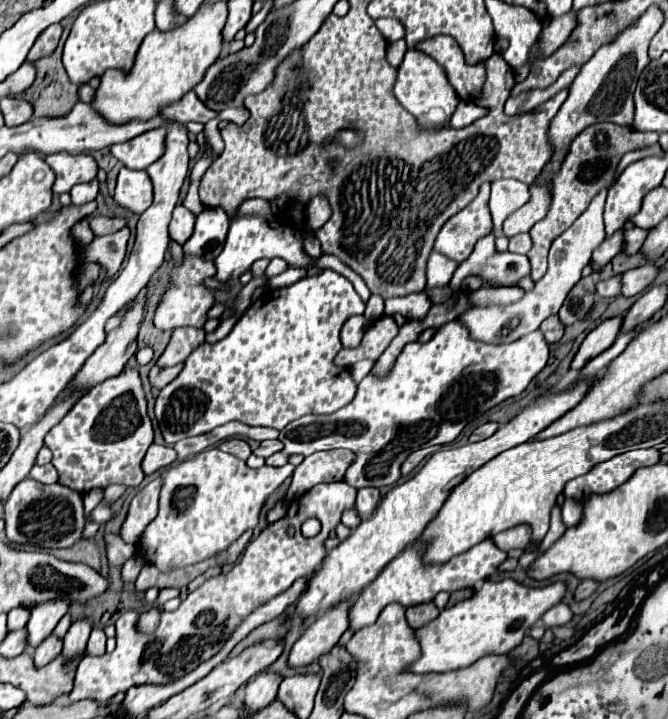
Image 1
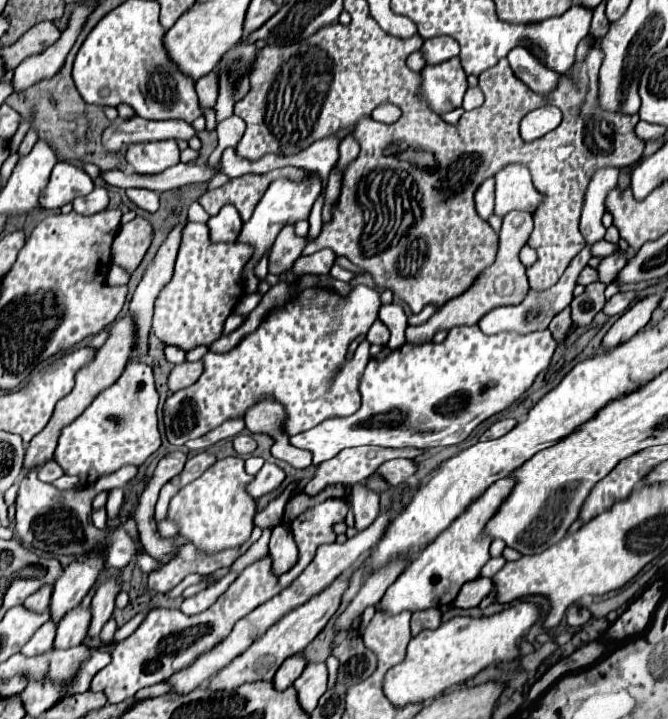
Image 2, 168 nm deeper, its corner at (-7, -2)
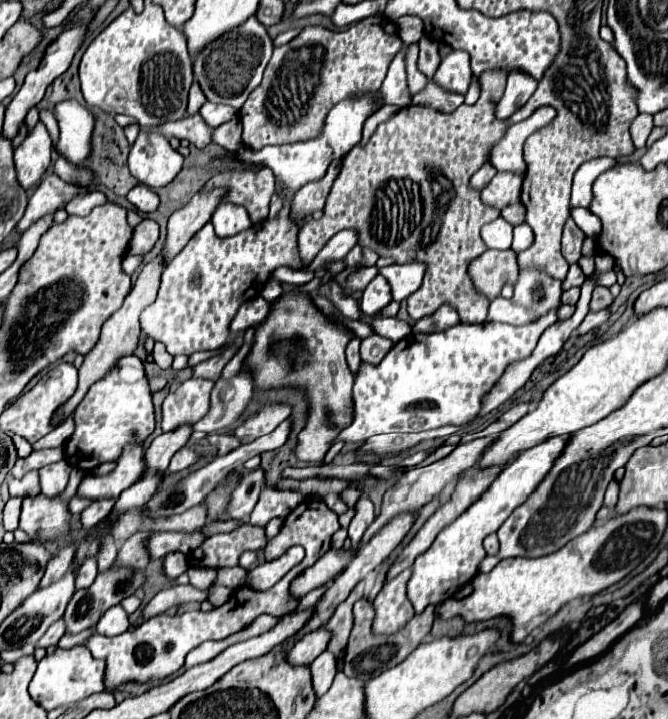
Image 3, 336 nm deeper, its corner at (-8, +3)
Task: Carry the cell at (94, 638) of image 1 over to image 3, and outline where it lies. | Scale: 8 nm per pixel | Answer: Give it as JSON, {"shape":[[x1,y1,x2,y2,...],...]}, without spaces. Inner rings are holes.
{"shape":[[112,606,100,618,96,632,102,634,102,636,116,636,120,632,126,632,128,626,130,626,130,622,128,622,128,614,124,612,124,608,122,606]]}

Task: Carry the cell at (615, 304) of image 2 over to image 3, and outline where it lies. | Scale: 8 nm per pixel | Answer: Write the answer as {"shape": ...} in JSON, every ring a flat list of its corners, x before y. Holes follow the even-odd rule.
{"shape":[[610,308,600,310,600,312,588,312,588,316,584,318,584,322,578,326,578,334,586,334,588,330,604,324,610,318]]}

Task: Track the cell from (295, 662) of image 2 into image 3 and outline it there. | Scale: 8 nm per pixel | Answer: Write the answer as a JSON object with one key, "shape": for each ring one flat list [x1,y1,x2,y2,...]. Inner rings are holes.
{"shape":[[324,628,306,634,288,652,288,662,292,666,308,666,308,662,312,662,312,658,316,658,320,652,326,650,328,640,330,640,330,634]]}

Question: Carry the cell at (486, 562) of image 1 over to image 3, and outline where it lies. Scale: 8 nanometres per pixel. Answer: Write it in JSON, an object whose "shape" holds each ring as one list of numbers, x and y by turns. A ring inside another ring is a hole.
{"shape":[[556,436,542,442,540,446,524,450,494,478,490,488,472,506,468,506,450,526,446,526,444,532,436,536,434,544,414,560,412,576,408,580,408,598,416,614,420,614,428,604,436,606,438,602,456,596,462,586,470,584,470,580,478,574,480,562,486,558,482,540,488,534,496,532,502,526,504,518,508,518,508,514,512,514,512,510,520,506,520,502,524,502,524,498,528,498,528,494,540,484,540,480,544,478,544,474,548,474,552,462,564,448,566,440,568,436]]}

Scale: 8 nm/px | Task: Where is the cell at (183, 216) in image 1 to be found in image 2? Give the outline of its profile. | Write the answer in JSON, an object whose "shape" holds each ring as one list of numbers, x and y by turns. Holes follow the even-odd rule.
{"shape":[[187,223,183,229,183,239,175,263,175,273,173,279,163,287,159,297,155,299,155,309,153,309,153,323,151,329,153,333,165,343,165,345,175,345,181,347,183,351,189,351,199,345,211,345,223,335,223,325,225,319,233,313,235,305,243,297,243,267,249,263,253,255,253,247,245,243,213,243,209,239,209,227,205,223]]}

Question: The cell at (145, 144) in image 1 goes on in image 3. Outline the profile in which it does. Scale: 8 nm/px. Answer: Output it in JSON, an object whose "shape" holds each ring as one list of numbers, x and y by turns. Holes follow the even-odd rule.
{"shape":[[140,130,130,150,128,166,138,182,150,188,160,188,176,178,182,168,182,160,182,154,170,146,168,138]]}

